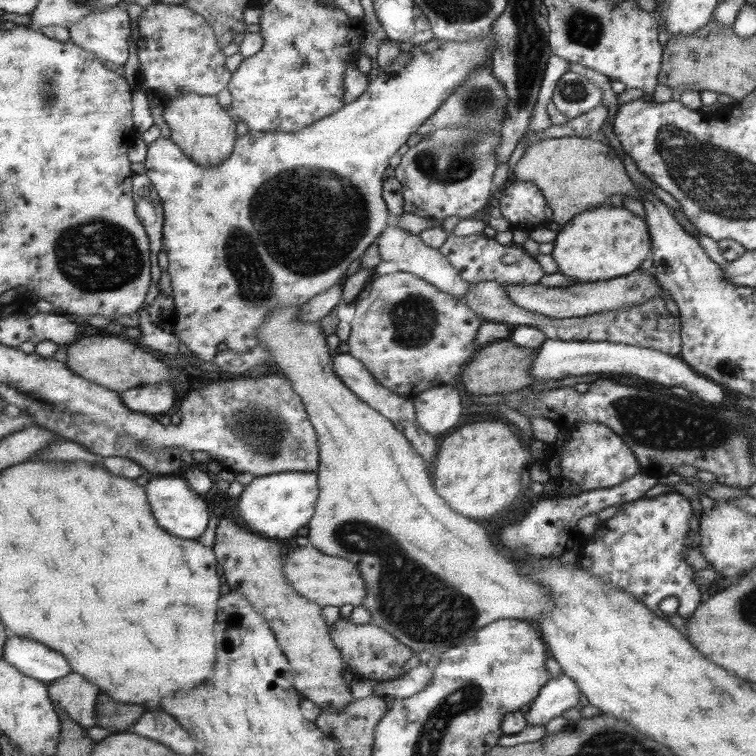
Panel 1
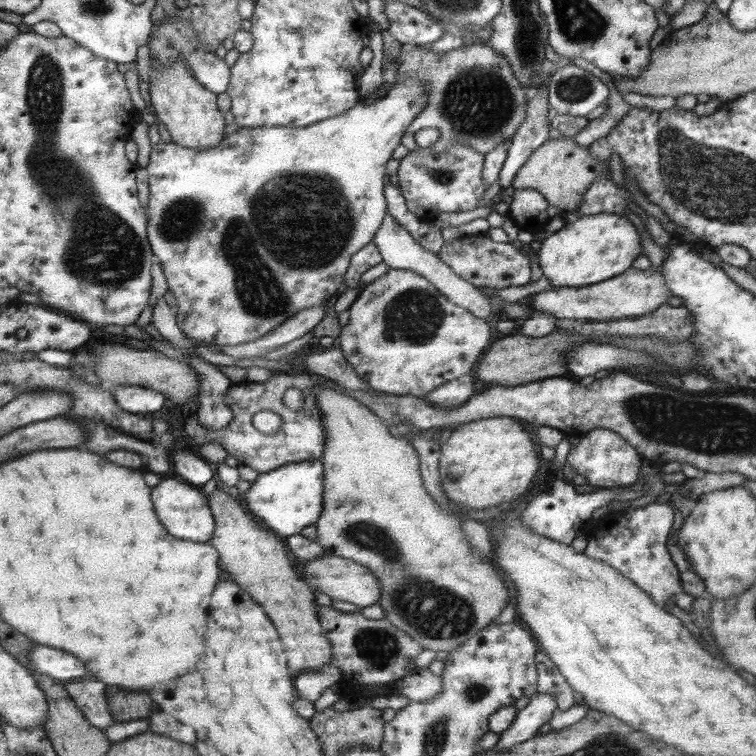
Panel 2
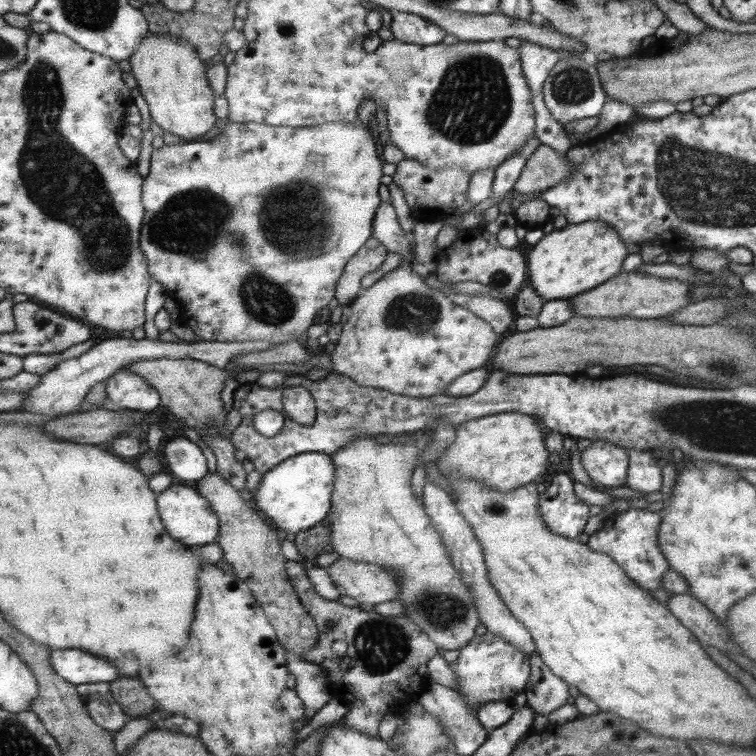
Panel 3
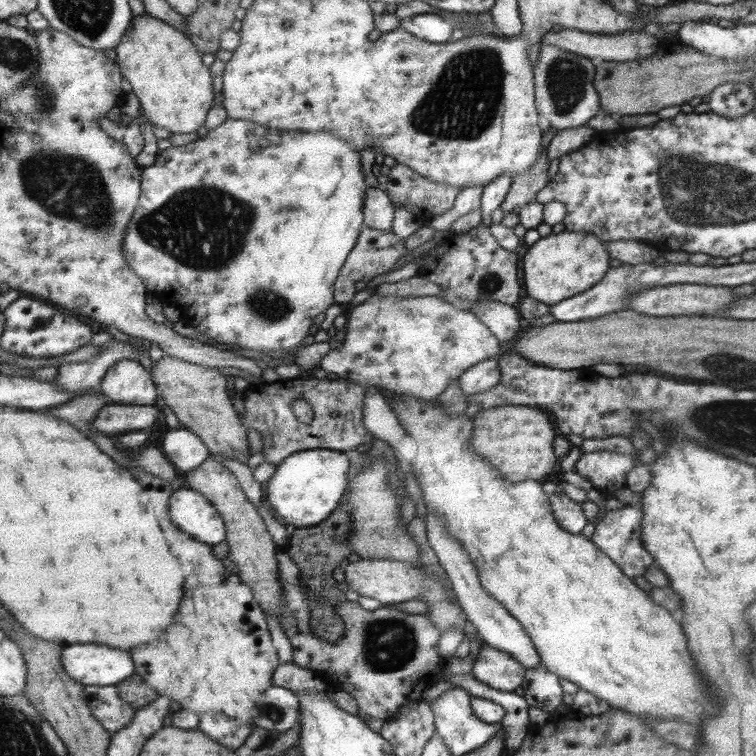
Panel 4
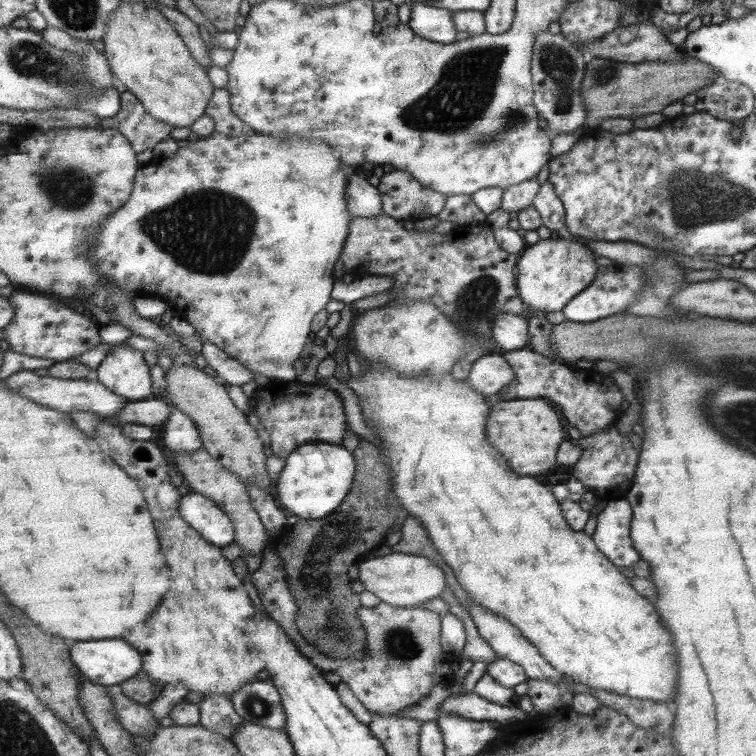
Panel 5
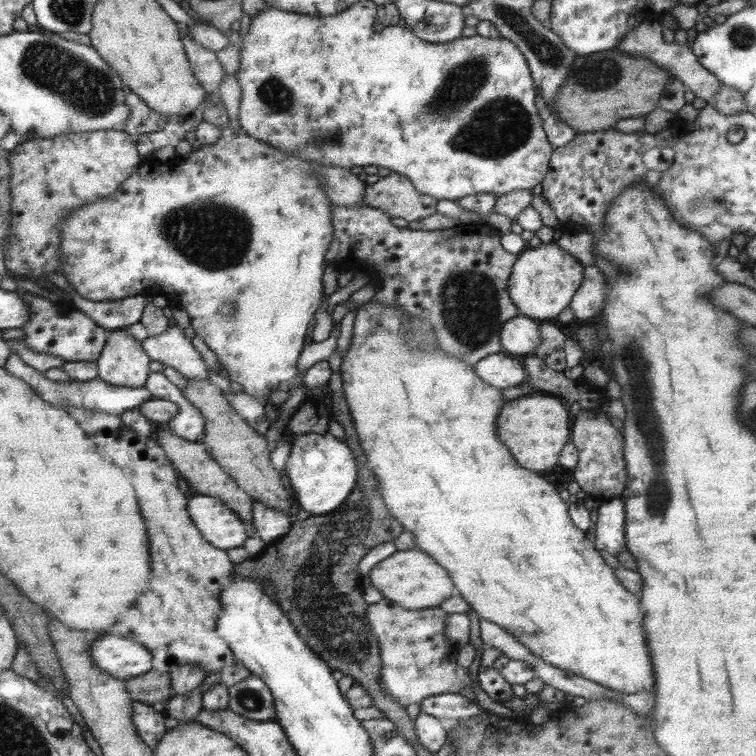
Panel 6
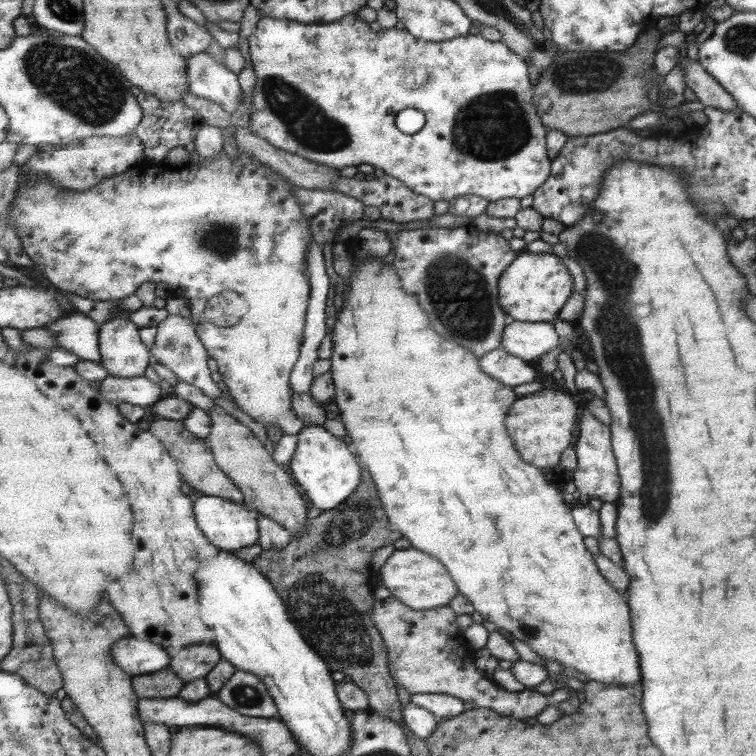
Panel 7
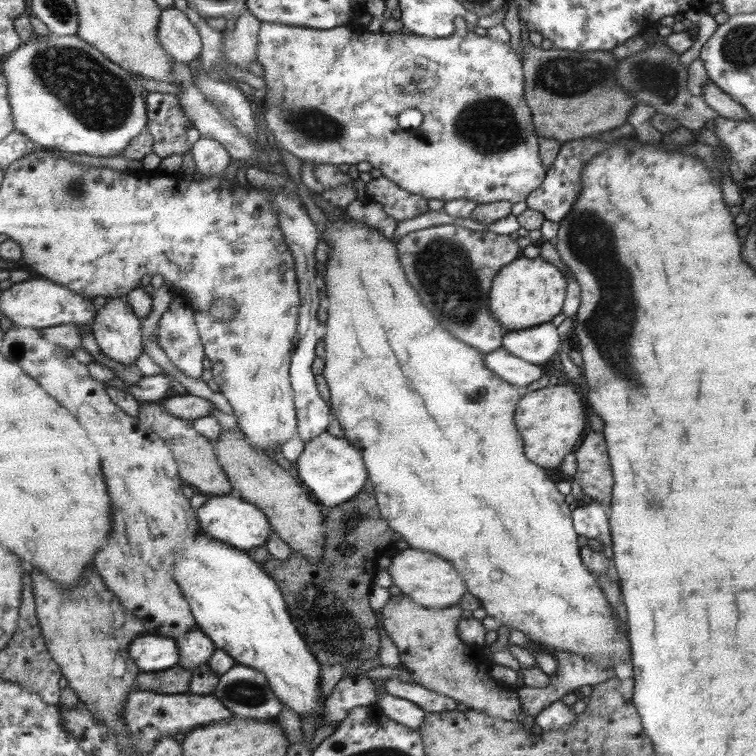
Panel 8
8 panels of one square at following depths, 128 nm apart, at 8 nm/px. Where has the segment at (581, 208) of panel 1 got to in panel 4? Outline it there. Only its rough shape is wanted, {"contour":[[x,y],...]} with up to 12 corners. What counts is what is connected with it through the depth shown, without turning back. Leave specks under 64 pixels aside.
{"contour":[[544,126],[539,159],[511,178],[500,205],[504,213],[535,202],[548,184],[546,149],[553,138]]}

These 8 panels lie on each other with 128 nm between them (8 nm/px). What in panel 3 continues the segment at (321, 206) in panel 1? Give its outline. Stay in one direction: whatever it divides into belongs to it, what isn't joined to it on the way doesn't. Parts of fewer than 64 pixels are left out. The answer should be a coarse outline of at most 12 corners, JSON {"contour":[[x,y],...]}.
{"contour":[[355,124],[152,150],[139,249],[203,341],[301,340],[381,202]]}

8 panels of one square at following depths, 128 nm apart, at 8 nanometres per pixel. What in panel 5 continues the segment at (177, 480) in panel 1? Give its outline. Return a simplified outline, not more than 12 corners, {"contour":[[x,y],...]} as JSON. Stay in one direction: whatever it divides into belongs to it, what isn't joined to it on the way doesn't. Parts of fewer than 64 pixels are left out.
{"contour":[[190,492],[179,514],[220,548],[236,538],[230,517],[210,497]]}

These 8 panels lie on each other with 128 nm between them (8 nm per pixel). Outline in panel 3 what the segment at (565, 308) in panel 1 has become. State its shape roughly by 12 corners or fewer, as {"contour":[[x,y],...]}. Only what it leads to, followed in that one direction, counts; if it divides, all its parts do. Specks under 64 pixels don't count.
{"contour":[[621,270],[570,302],[585,318],[663,319],[687,283]]}

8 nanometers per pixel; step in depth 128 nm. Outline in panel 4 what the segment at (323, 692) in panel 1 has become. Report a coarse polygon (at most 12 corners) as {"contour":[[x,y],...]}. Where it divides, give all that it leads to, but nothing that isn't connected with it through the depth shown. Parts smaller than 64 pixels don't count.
{"contour":[[216,458],[182,476],[226,525],[228,558],[263,612],[282,602],[275,546]]}

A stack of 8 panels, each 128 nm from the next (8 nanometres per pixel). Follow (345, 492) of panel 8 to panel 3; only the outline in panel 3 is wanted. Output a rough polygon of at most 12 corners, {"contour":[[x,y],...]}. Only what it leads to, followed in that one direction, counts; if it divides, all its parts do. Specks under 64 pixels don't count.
{"contour":[[306,452],[265,471],[256,507],[287,533],[327,518],[336,471]]}

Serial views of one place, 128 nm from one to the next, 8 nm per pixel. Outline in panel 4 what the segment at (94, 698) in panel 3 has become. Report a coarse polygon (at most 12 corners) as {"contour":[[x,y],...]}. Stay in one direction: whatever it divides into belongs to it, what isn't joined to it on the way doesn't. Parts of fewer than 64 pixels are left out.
{"contour":[[83,686],[91,712],[110,734],[136,710],[114,686]]}

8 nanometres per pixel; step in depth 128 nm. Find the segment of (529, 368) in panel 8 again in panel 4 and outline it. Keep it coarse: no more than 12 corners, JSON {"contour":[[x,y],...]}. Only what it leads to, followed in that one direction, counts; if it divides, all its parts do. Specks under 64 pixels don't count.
{"contour":[[482,360],[457,379],[467,396],[500,382],[498,361]]}

